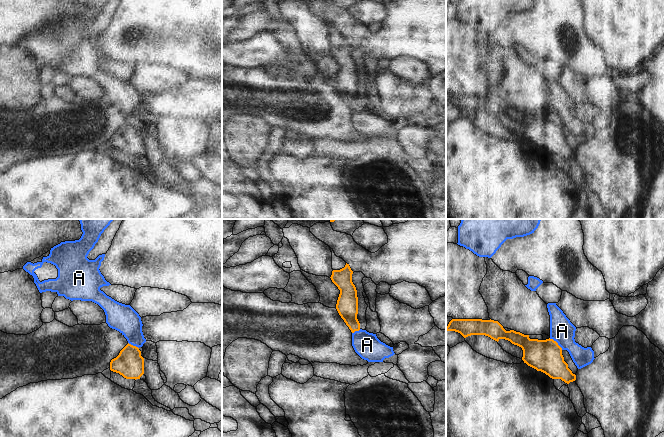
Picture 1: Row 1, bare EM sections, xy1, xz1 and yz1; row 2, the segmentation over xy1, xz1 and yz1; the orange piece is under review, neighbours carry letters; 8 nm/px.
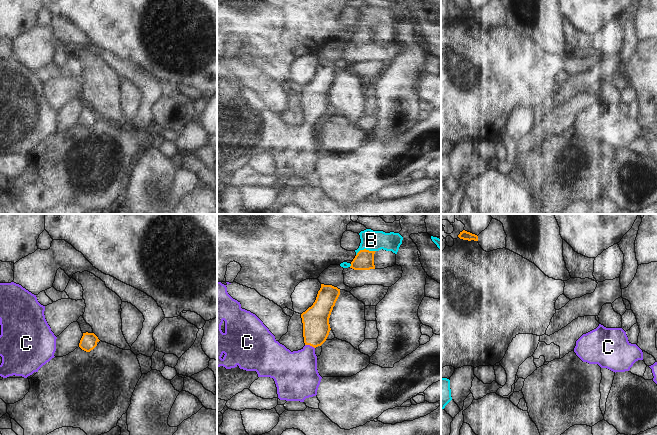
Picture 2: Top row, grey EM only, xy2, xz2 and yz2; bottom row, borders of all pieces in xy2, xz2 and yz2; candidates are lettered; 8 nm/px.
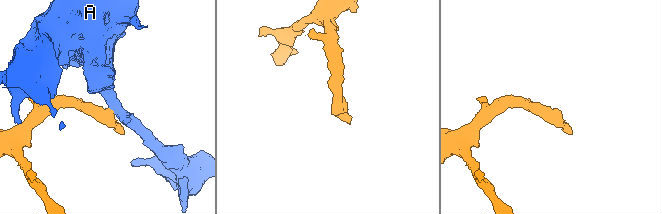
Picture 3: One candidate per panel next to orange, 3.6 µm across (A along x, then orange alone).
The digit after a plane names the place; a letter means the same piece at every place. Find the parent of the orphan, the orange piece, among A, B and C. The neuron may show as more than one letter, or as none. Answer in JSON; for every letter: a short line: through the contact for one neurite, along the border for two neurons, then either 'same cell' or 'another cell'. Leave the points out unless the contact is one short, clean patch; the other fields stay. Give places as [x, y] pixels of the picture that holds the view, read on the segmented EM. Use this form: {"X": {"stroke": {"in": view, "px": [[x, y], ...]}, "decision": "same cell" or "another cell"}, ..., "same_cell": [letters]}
{"A": {"stroke": {"in": "yz1", "px": [[549, 338], [552, 338], [562, 349]]}, "decision": "another cell"}, "B": {"stroke": {"in": "xz2", "px": [[375, 250], [361, 249], [356, 255]]}, "decision": "another cell"}, "C": {"stroke": {"in": "xz2", "px": [[316, 327], [310, 345], [305, 360], [295, 372]]}, "decision": "same cell"}, "same_cell": ["C"]}

